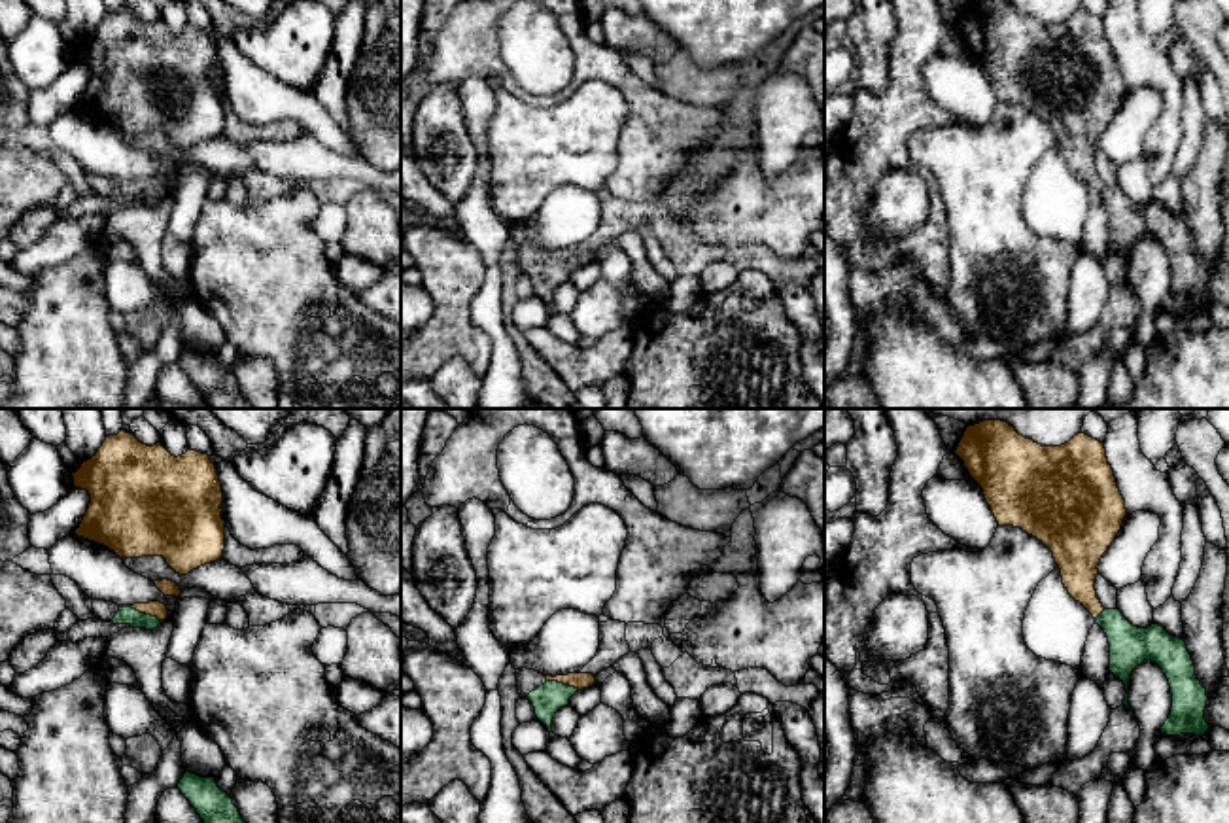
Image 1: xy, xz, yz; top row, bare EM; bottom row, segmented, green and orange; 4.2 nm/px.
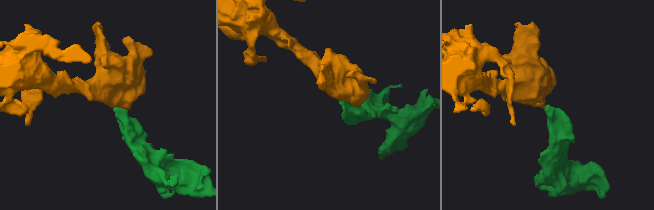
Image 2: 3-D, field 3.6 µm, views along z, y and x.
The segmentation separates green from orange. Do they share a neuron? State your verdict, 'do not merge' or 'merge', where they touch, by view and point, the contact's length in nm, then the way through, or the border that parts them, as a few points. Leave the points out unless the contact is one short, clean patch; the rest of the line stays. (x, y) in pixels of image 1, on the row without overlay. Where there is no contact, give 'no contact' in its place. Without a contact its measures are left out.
merge | xy (138, 188) | 190 nm | across xy (125, 192), (138, 188), (157, 186)

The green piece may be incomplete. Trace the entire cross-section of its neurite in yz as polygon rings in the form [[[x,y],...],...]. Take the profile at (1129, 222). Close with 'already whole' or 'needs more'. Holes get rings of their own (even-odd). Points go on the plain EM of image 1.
[[[974,0],[966,4],[955,30],[981,62],[998,102],[1021,104],[1053,129],[1065,165],[1093,191],[1108,214],[1110,248],[1123,257],[1127,267],[1123,282],[1131,286],[1129,255],[1133,246],[1144,236],[1151,236],[1167,252],[1172,271],[1170,291],[1161,303],[1161,310],[1203,312],[1210,305],[1204,295],[1208,271],[1195,252],[1186,218],[1155,199],[1148,204],[1133,202],[1119,185],[1104,185],[1097,174],[1097,142],[1127,93],[1104,19],[1078,9],[1061,23],[1042,23],[1019,11],[1010,0]]] | needs more

